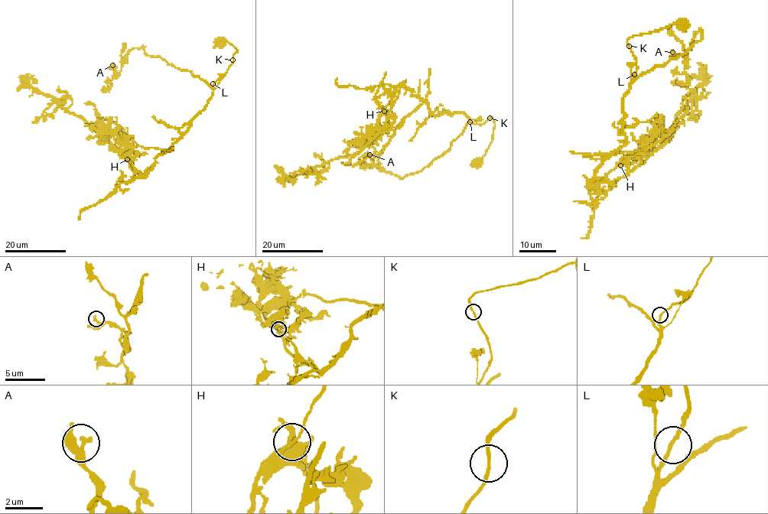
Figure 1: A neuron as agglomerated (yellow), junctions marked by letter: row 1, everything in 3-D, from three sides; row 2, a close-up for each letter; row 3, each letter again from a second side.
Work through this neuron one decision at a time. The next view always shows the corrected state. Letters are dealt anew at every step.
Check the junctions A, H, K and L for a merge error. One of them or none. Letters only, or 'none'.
H

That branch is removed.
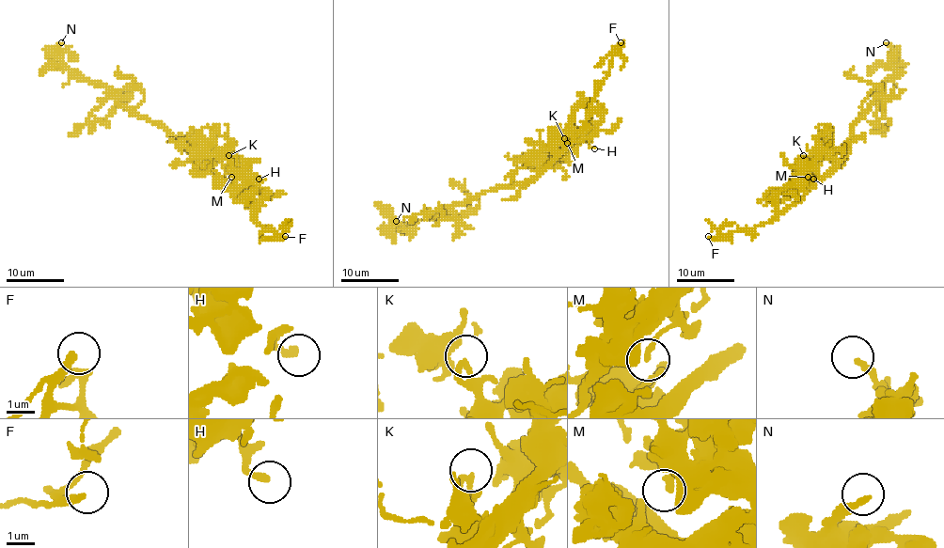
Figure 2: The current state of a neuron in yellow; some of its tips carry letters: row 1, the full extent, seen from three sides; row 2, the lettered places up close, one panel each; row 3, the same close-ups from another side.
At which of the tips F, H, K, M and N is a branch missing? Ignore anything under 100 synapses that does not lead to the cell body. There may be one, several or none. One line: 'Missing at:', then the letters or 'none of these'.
Missing at: F

